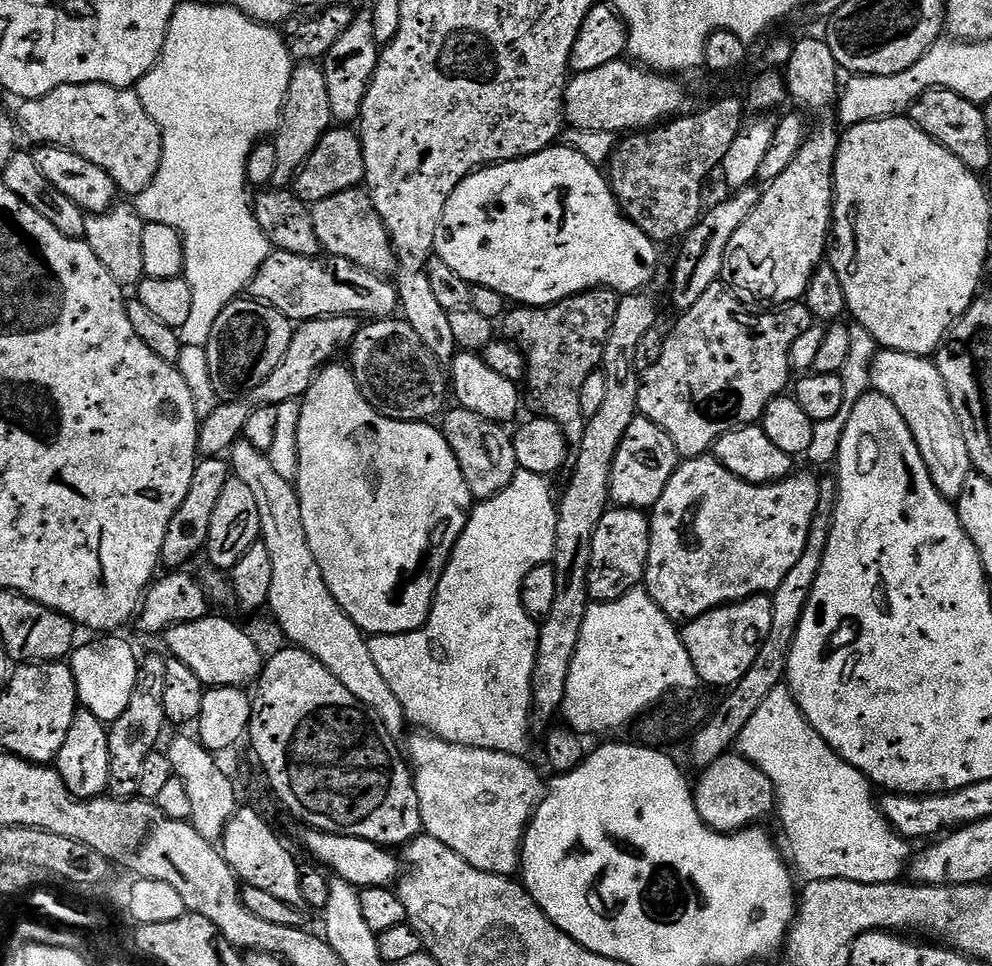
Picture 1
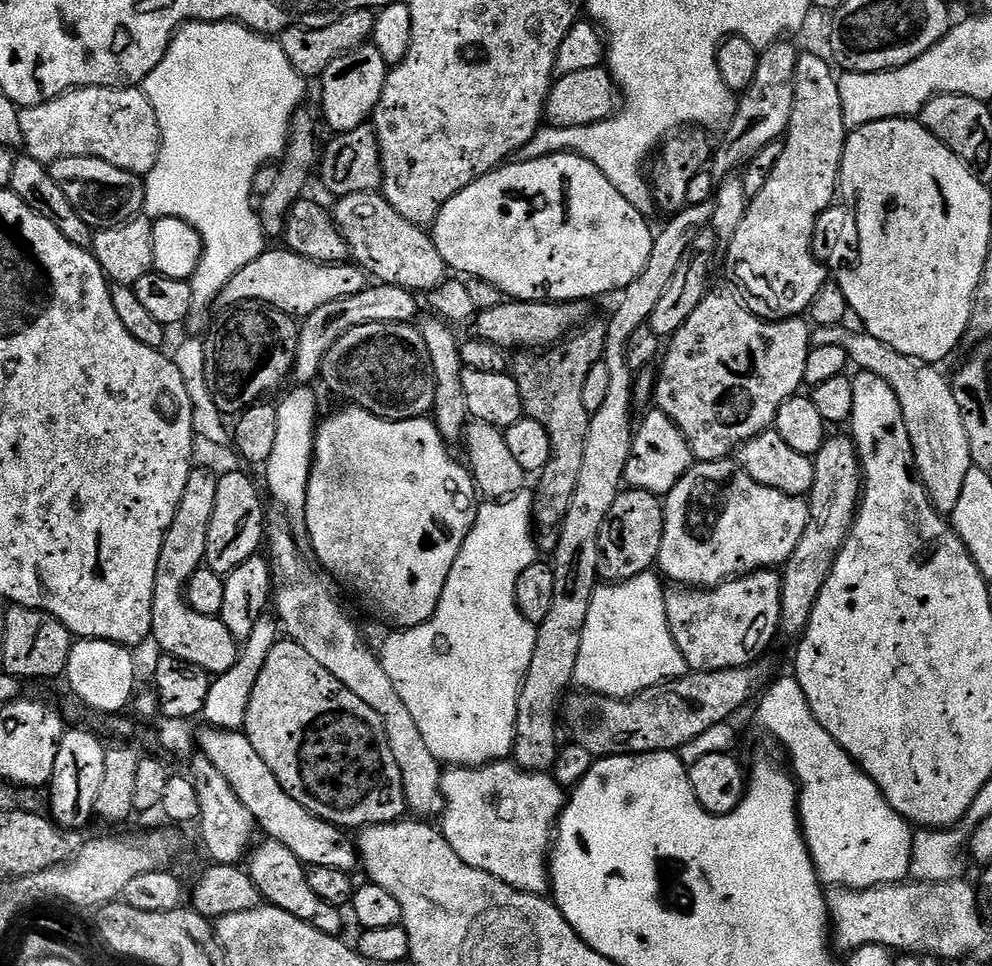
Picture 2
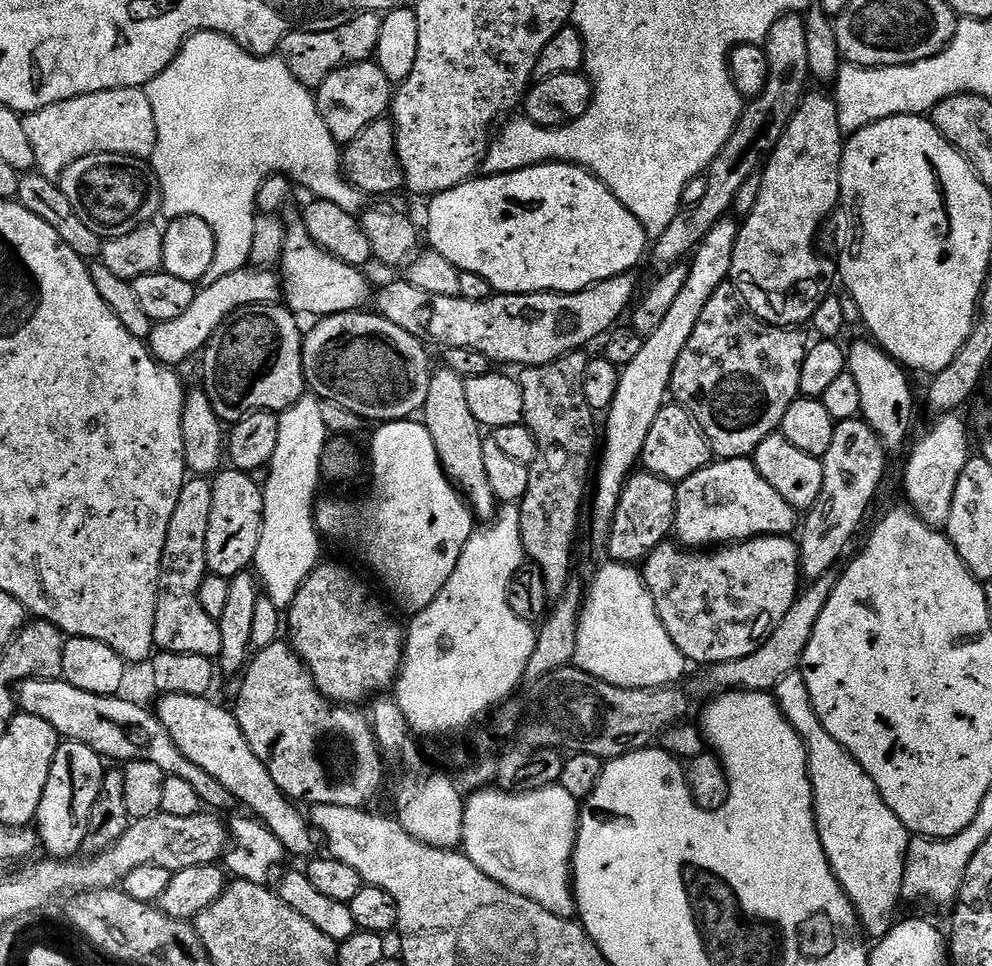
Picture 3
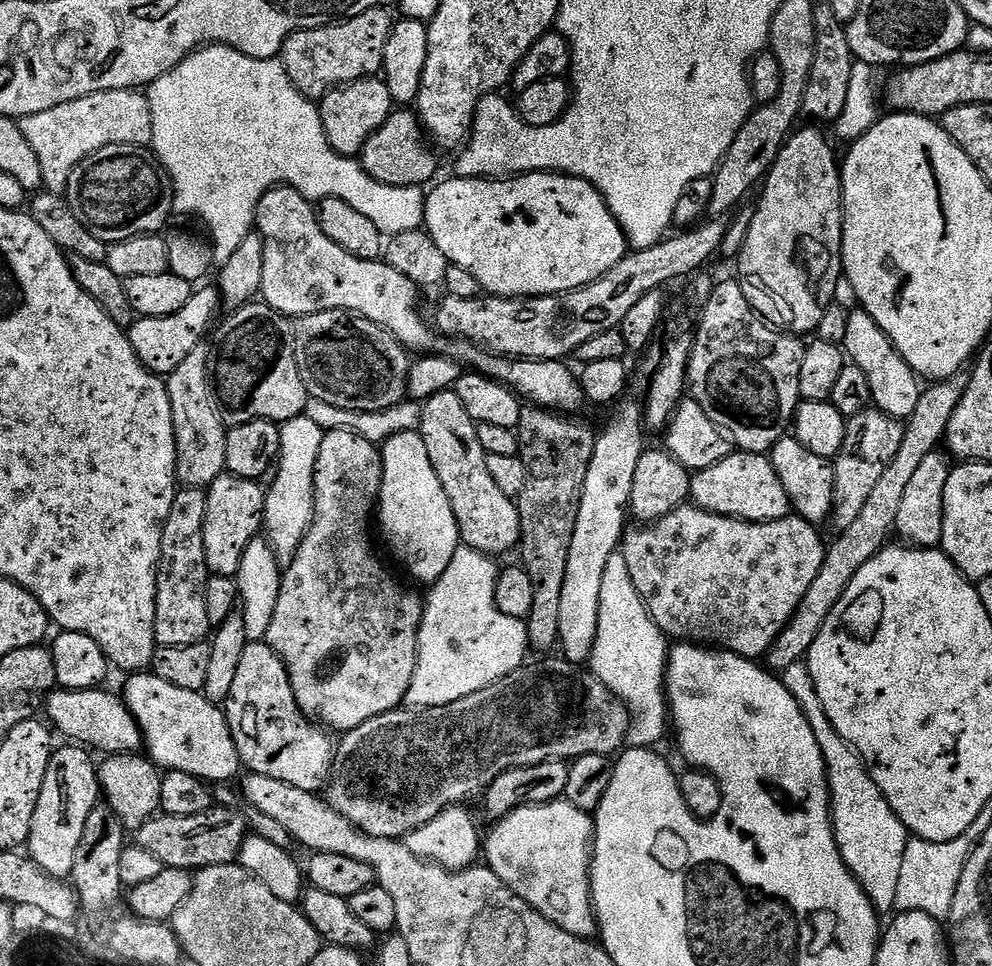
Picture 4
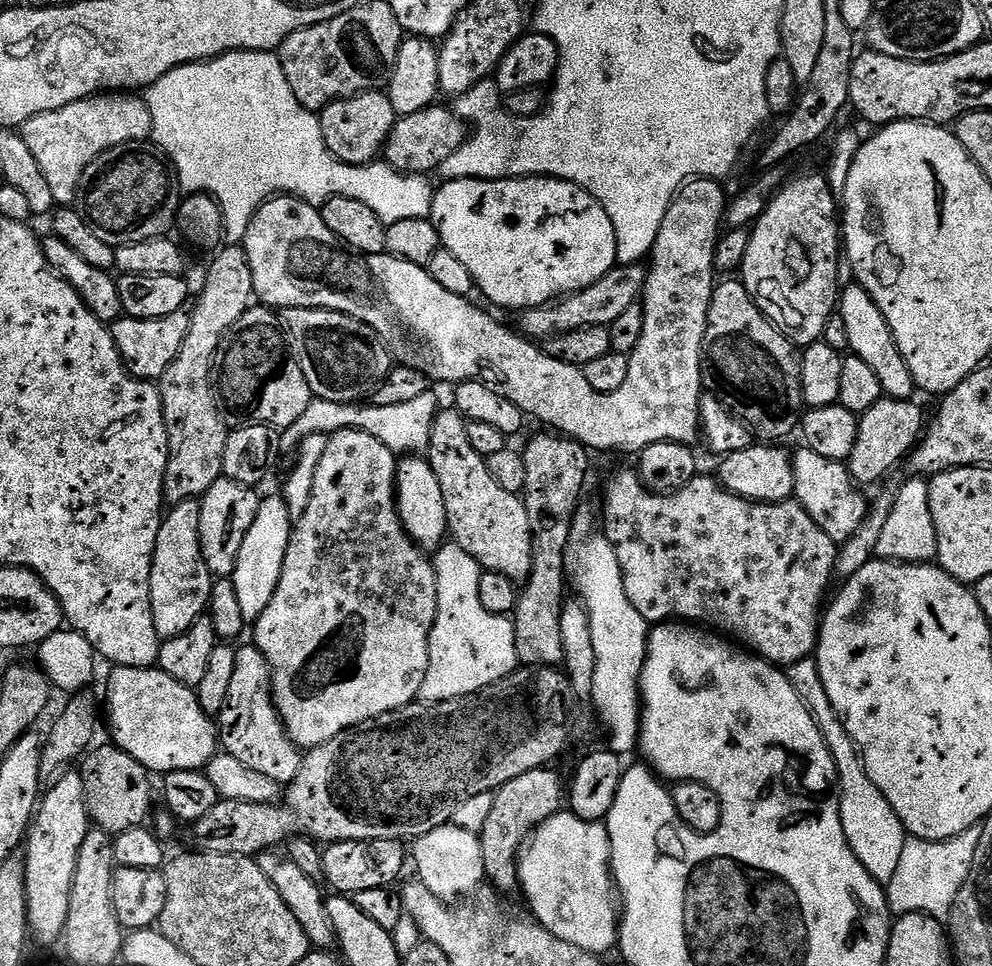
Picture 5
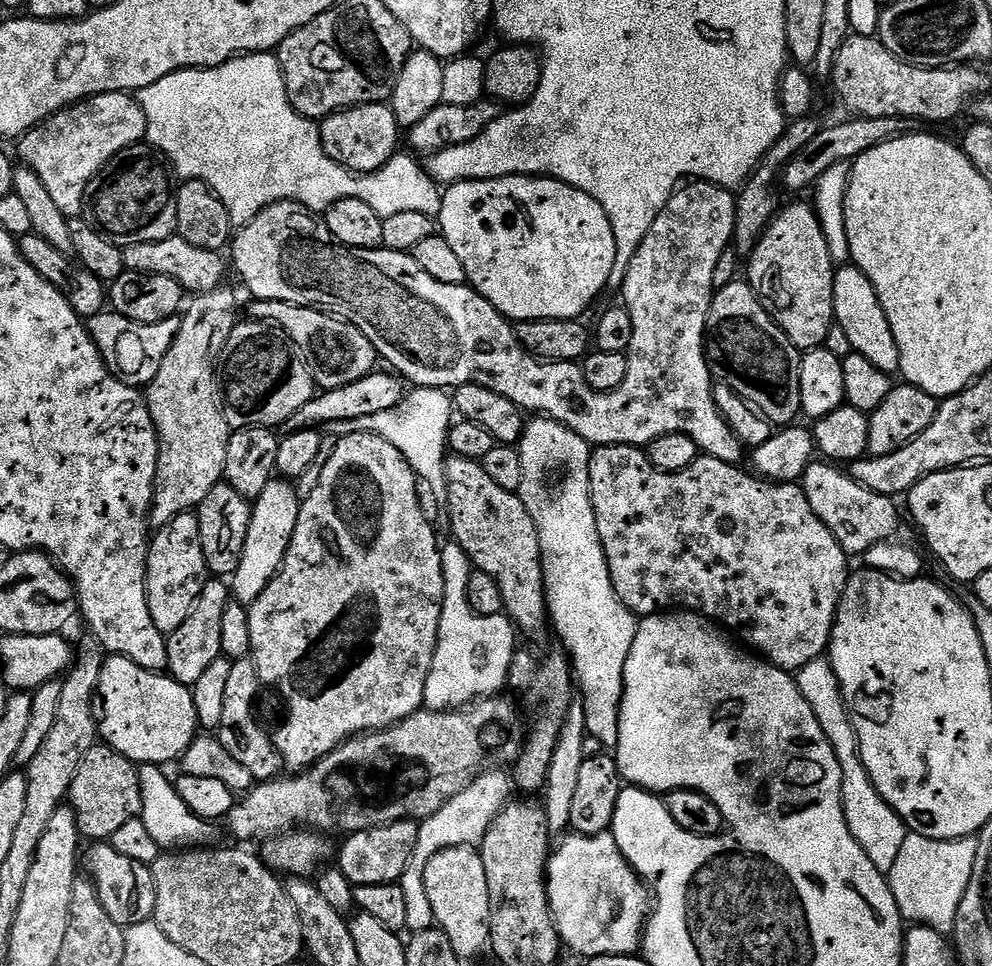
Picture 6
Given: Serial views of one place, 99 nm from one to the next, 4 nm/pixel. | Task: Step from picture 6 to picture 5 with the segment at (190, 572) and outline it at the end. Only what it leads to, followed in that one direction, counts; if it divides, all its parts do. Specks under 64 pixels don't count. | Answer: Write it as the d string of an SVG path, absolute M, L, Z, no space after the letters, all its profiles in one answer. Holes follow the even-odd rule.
M183 500L181 504L171 505L160 521L150 570L150 606L154 630L158 630L161 641L186 634L194 622L201 620L208 610L213 583L206 558L202 558L200 500Z

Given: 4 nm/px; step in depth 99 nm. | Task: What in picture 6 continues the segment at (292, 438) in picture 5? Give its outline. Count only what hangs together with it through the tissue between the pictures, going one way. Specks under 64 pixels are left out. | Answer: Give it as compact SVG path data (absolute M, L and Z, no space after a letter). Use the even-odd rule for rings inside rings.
M413 387L397 408L391 408L382 414L370 414L366 418L348 420L342 428L345 433L372 432L378 438L386 438L386 442L390 442L390 446L394 446L394 450L406 458L406 462L423 483L425 480L430 487L444 490L448 486L444 469L448 431L453 423L454 400L445 389Z

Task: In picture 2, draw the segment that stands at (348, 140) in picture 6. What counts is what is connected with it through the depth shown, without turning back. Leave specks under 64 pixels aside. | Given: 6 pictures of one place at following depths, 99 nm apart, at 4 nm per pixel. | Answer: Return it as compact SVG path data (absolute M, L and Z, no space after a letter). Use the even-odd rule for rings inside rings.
M370 42L334 58L334 62L326 66L324 75L318 80L321 108L319 111L322 113L323 123L325 120L332 127L333 133L358 130L358 126L369 123L378 106L378 98L382 98L382 86L386 86L389 71L389 64Z

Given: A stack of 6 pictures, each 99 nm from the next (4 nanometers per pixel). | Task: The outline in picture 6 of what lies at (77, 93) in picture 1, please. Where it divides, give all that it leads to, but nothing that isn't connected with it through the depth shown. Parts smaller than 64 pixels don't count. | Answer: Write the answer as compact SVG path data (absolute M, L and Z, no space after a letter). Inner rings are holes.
M103 92L97 96L90 96L79 104L69 104L60 112L49 116L41 124L35 124L30 131L19 137L20 156L23 167L34 170L50 193L50 198L62 210L62 214L69 218L76 218L84 211L84 191L88 183L103 170L122 150L135 148L147 137L146 114L142 110L139 99L127 92Z

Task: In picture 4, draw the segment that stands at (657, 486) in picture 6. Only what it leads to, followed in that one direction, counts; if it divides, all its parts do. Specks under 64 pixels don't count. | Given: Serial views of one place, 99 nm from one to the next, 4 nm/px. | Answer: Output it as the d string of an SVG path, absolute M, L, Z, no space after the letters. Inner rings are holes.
M685 502L680 507L675 508L670 514L666 514L657 520L656 523L647 526L629 527L625 531L622 541L622 554L626 558L626 570L630 574L630 582L634 582L634 590L642 598L646 610L652 615L652 620L659 627L665 636L676 642L695 642L701 646L715 646L720 650L737 652L745 658L760 658L765 655L778 634L790 622L794 610L798 610L798 602L810 590L814 578L818 578L818 570L822 570L822 562L826 551L825 541L820 541L817 525L811 524L809 520L802 519L801 516L789 514L765 524L751 524L749 520L736 520L732 516L719 516L713 512L708 512L704 508L697 508L691 502Z

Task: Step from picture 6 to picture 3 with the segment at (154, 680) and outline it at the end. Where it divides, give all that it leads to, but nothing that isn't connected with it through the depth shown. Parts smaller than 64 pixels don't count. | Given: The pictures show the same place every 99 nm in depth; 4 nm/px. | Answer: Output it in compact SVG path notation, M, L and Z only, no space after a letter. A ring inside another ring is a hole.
M170 694L161 695L159 699L160 705L155 705L154 711L162 726L166 726L174 746L178 746L178 750L182 750L182 754L186 754L194 766L202 766L206 774L218 778L218 782L222 782L222 786L234 794L237 805L244 807L245 804L249 808L247 811L282 842L285 853L311 857L317 837L309 817L305 813L303 816L296 809L299 807L281 792L274 778L270 778L270 770L266 770L258 754L250 750L250 742L246 742L246 734L242 734L235 715L229 709L227 712L222 705L215 704L212 698Z

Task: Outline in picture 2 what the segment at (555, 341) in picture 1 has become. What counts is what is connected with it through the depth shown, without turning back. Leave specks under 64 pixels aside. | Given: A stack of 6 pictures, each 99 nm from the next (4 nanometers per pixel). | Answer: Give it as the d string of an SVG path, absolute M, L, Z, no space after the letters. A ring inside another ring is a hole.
M592 318L551 348L521 351L517 355L520 357L510 364L510 375L518 382L518 394L522 394L524 416L538 422L550 434L550 462L538 474L540 481L532 497L534 539L541 553L555 553L566 510L570 510L570 498L574 498L574 486L578 486L590 415L582 402L582 386L590 369L603 361L607 337L607 323Z

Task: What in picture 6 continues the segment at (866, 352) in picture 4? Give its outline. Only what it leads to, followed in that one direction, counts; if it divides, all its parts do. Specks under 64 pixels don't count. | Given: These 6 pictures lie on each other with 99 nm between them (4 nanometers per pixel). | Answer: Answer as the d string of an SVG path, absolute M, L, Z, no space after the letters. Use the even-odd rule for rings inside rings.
M851 262L836 268L834 310L836 311L835 323L842 330L846 330L846 338L850 338L850 346L854 352L862 354L862 358L874 362L874 366L878 366L878 370L889 374L899 373L898 342L894 342L890 322L882 310L882 302L878 302L878 294L874 290L874 286L870 286L870 278L866 278L866 274L862 274L862 270Z

